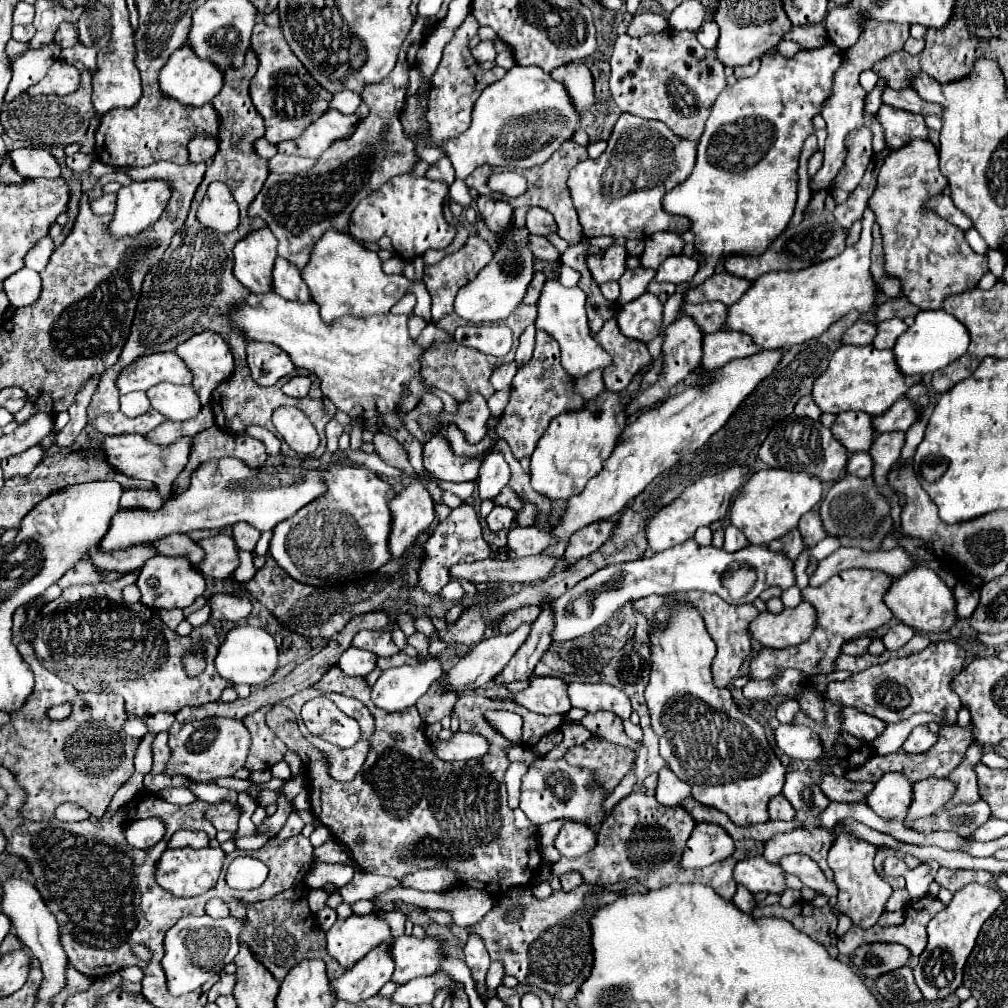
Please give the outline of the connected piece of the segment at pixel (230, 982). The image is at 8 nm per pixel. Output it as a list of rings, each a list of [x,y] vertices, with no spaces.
[[[221,975],[221,979],[209,989],[209,1001],[215,1001],[221,995],[231,995],[235,987],[235,975]]]

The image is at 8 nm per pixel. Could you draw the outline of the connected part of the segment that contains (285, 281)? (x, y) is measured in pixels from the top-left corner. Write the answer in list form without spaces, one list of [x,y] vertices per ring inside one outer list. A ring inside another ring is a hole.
[[[277,257],[273,267],[273,291],[289,301],[311,301],[309,287],[301,279],[301,269],[295,269],[293,263],[287,263],[283,257]]]

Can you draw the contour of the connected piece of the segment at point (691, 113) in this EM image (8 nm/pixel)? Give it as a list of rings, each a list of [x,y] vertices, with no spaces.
[[[665,29],[661,33],[645,35],[639,39],[633,39],[629,35],[619,35],[613,45],[609,89],[617,107],[625,113],[633,113],[643,119],[659,119],[679,137],[699,141],[705,121],[709,117],[709,109],[715,103],[717,95],[725,89],[725,85],[727,81],[723,75],[723,65],[715,59],[713,51],[699,45],[693,31]]]

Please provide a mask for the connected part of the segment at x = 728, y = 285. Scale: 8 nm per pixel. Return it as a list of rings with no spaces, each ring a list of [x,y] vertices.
[[[727,271],[709,277],[705,283],[691,287],[685,295],[687,303],[703,303],[703,301],[721,301],[725,305],[737,303],[743,293],[751,287],[751,281],[739,279]]]

